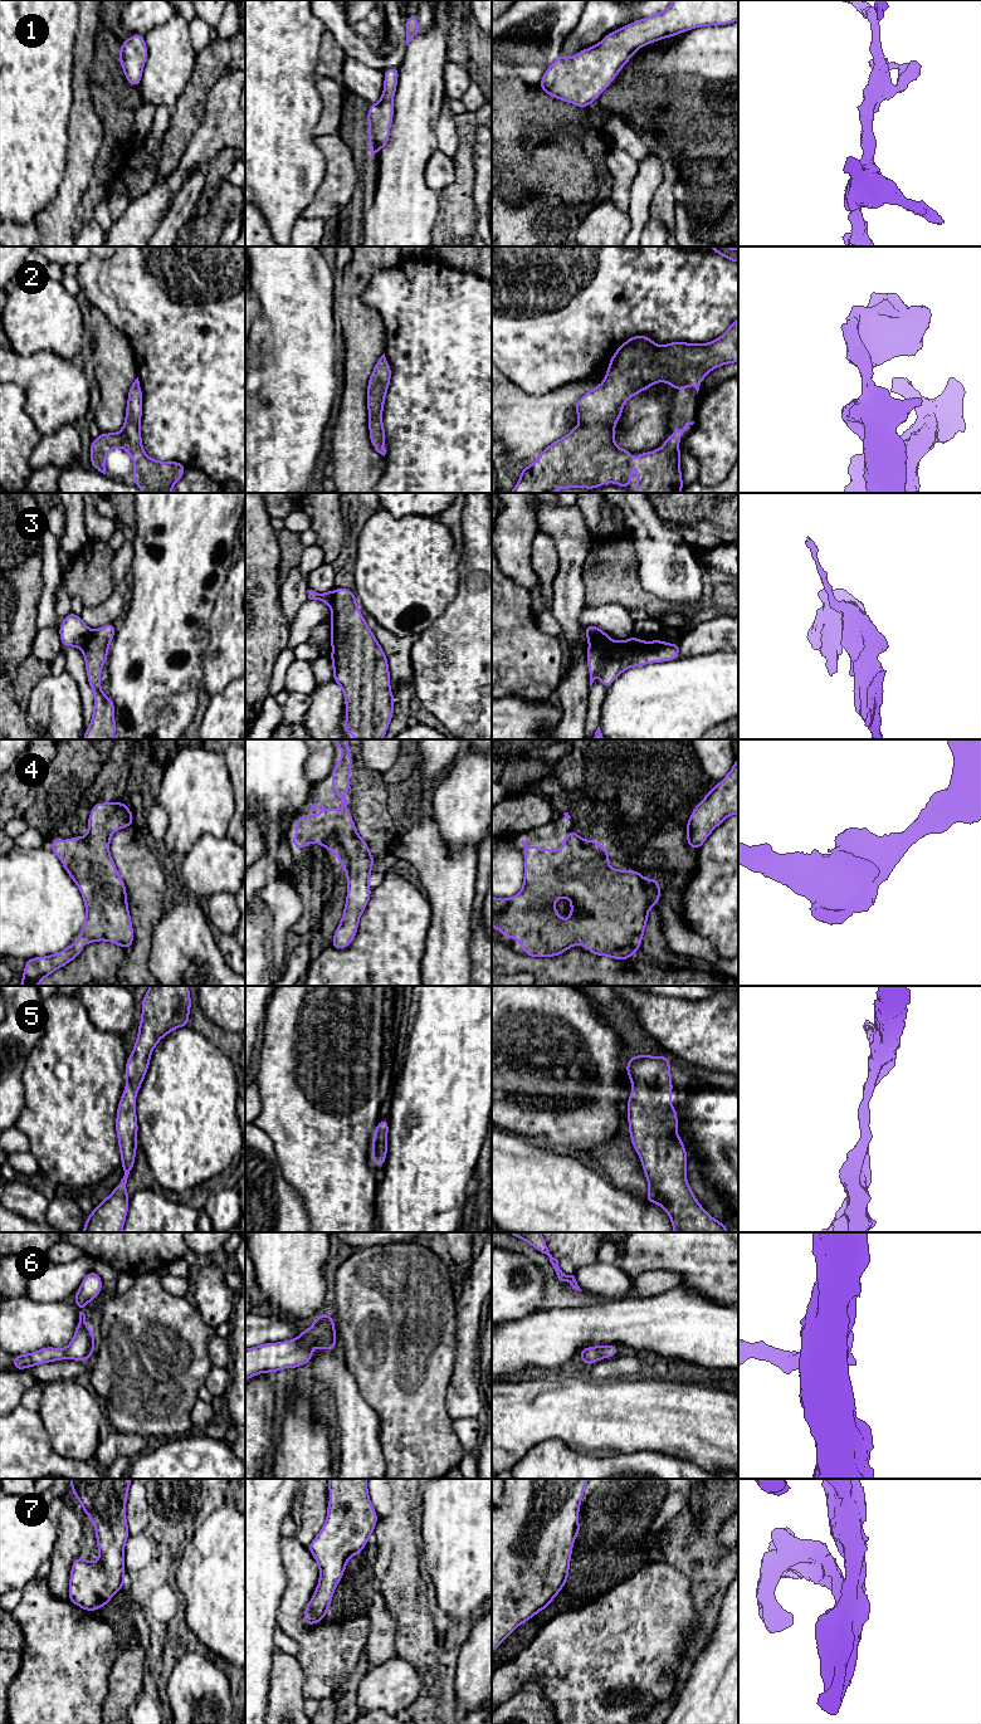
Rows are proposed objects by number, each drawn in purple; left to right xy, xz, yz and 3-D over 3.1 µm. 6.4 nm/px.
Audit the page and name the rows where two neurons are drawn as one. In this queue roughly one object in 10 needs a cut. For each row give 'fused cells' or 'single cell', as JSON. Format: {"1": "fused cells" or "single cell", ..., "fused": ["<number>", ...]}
{"1": "single cell", "2": "single cell", "3": "fused cells", "4": "single cell", "5": "single cell", "6": "single cell", "7": "single cell", "fused": ["3"]}

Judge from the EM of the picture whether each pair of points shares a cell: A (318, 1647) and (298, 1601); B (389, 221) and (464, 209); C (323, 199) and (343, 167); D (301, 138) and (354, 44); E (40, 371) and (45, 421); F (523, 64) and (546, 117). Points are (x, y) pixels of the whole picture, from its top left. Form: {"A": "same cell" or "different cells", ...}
{"A": "same cell", "B": "different cells", "C": "same cell", "D": "different cells", "E": "same cell", "F": "different cells"}

